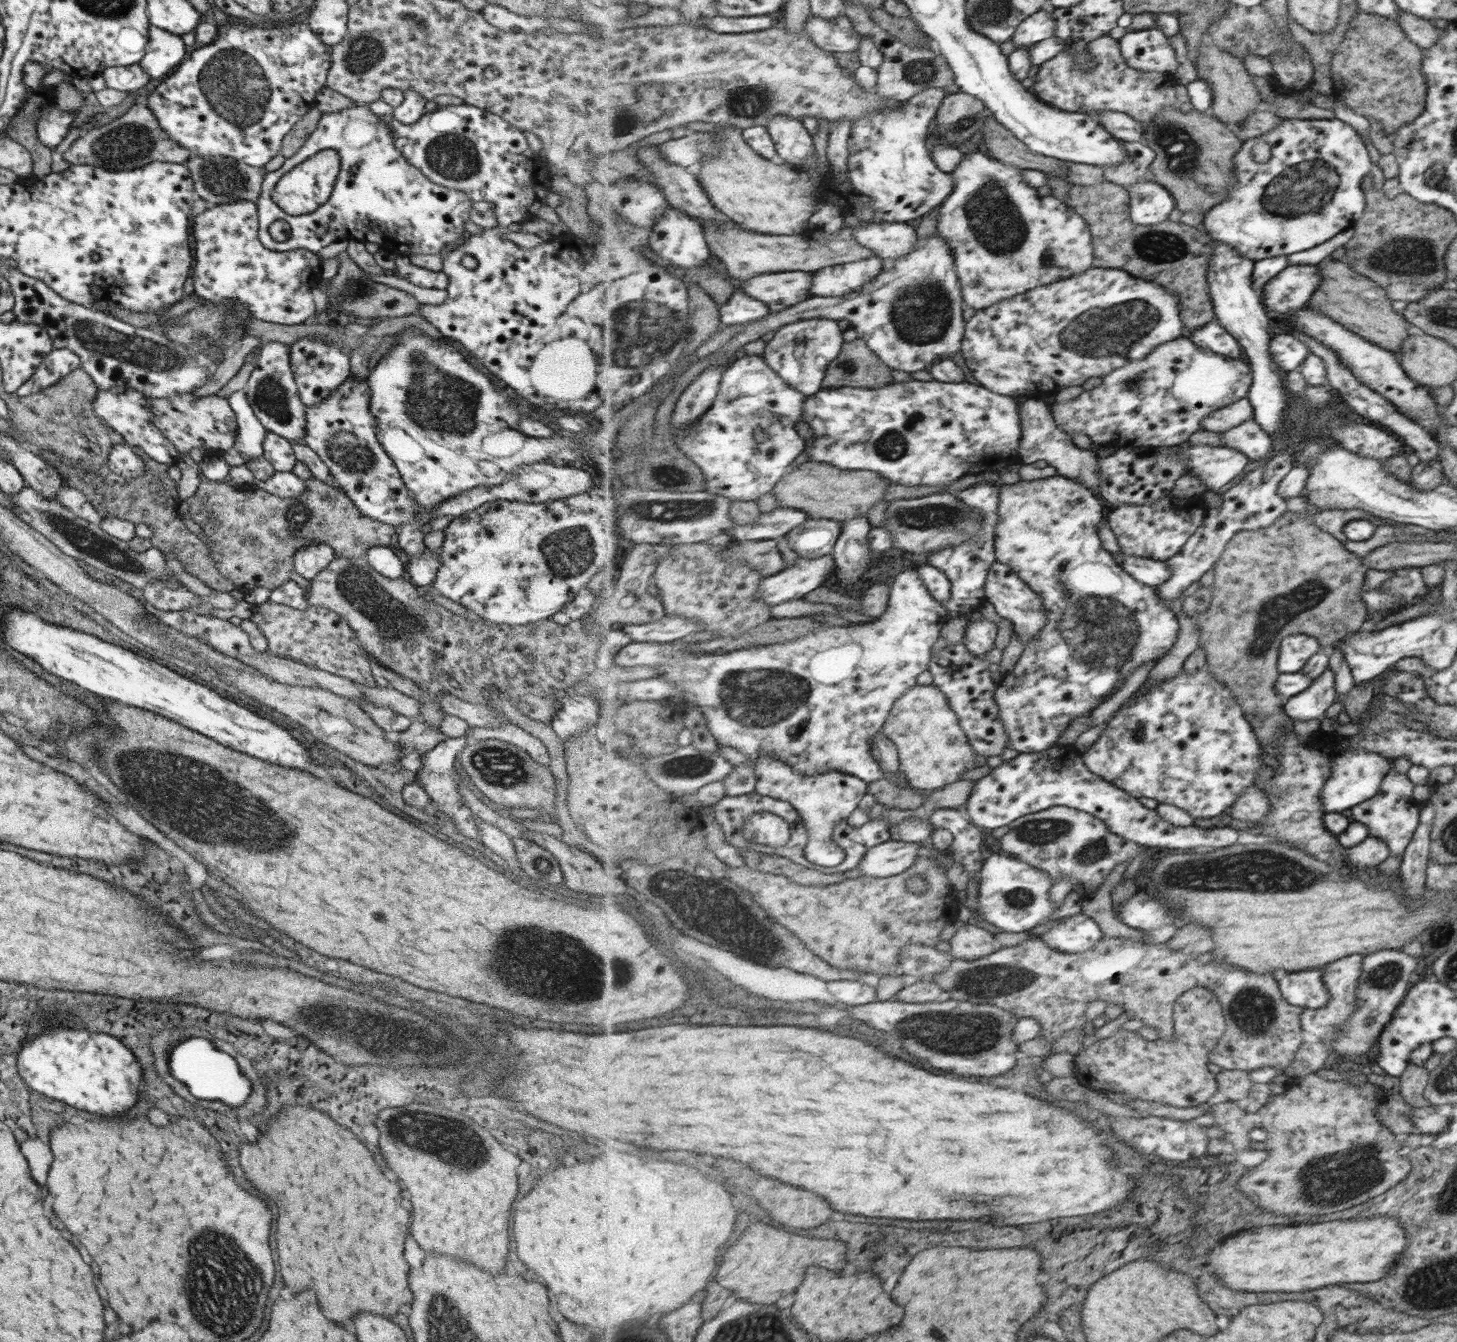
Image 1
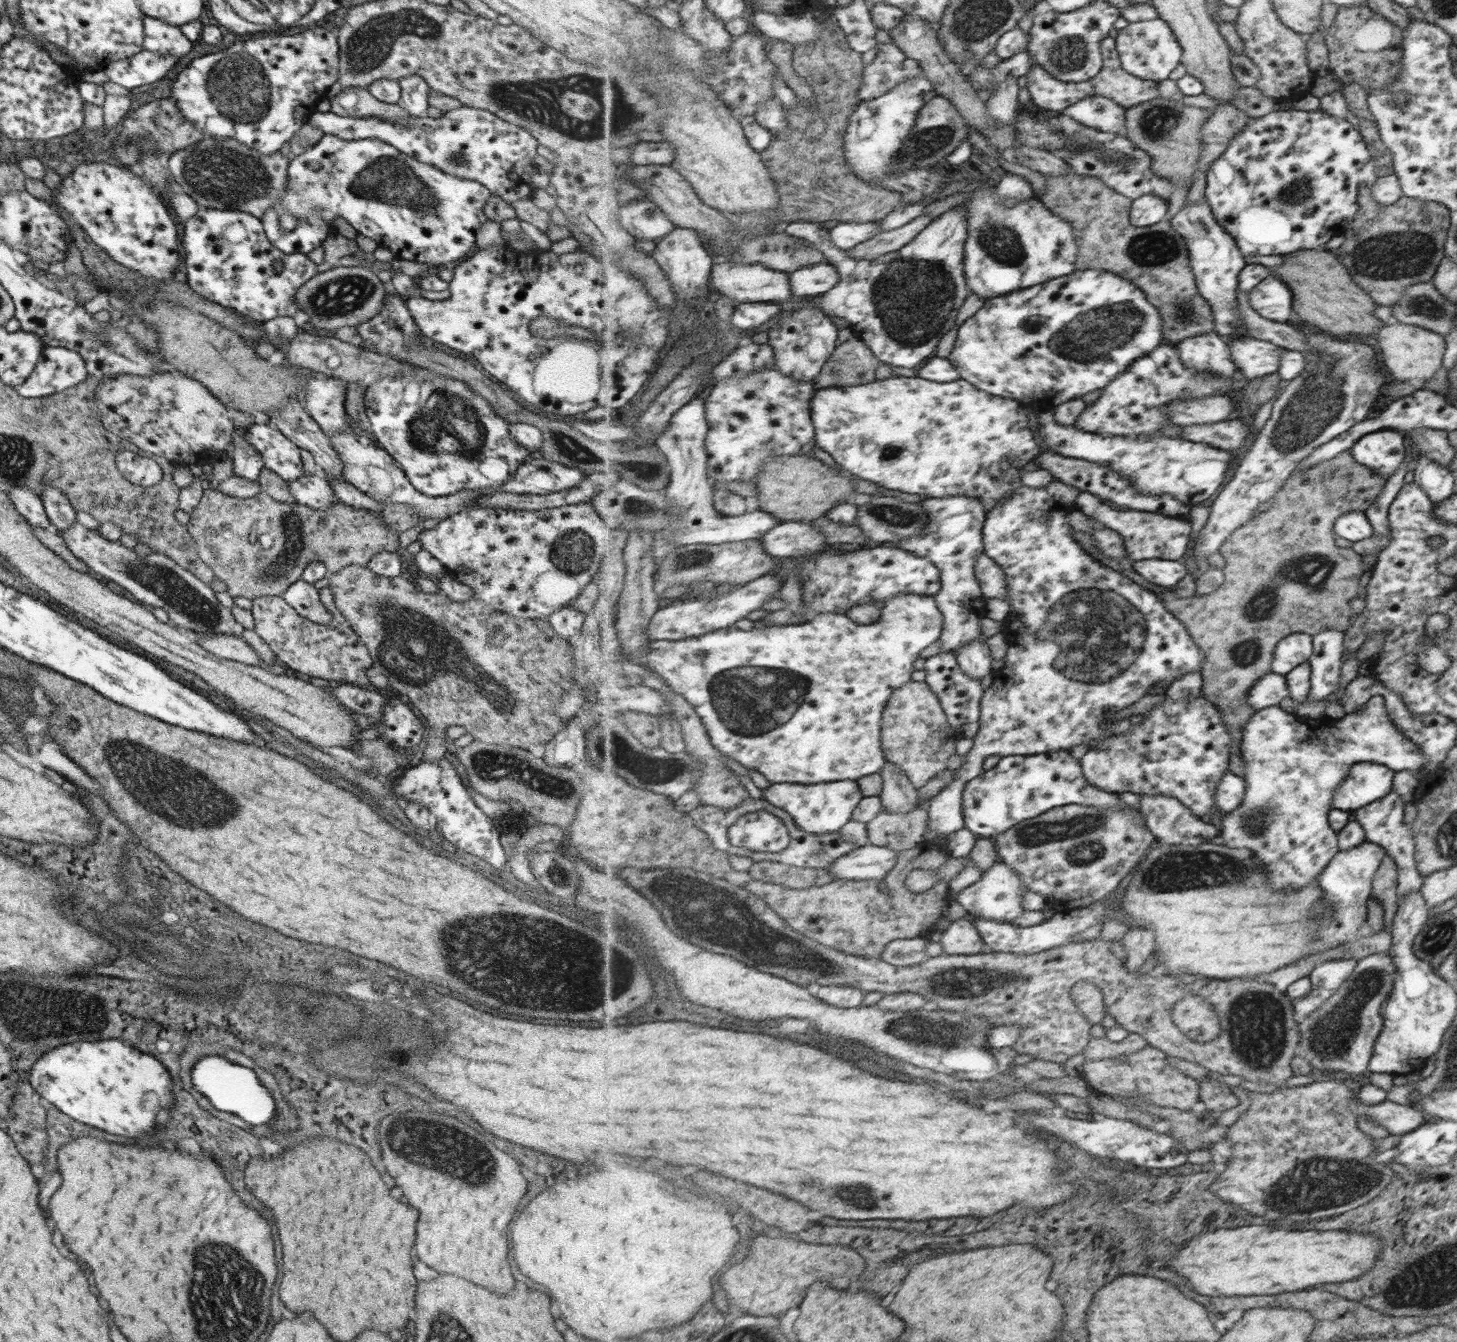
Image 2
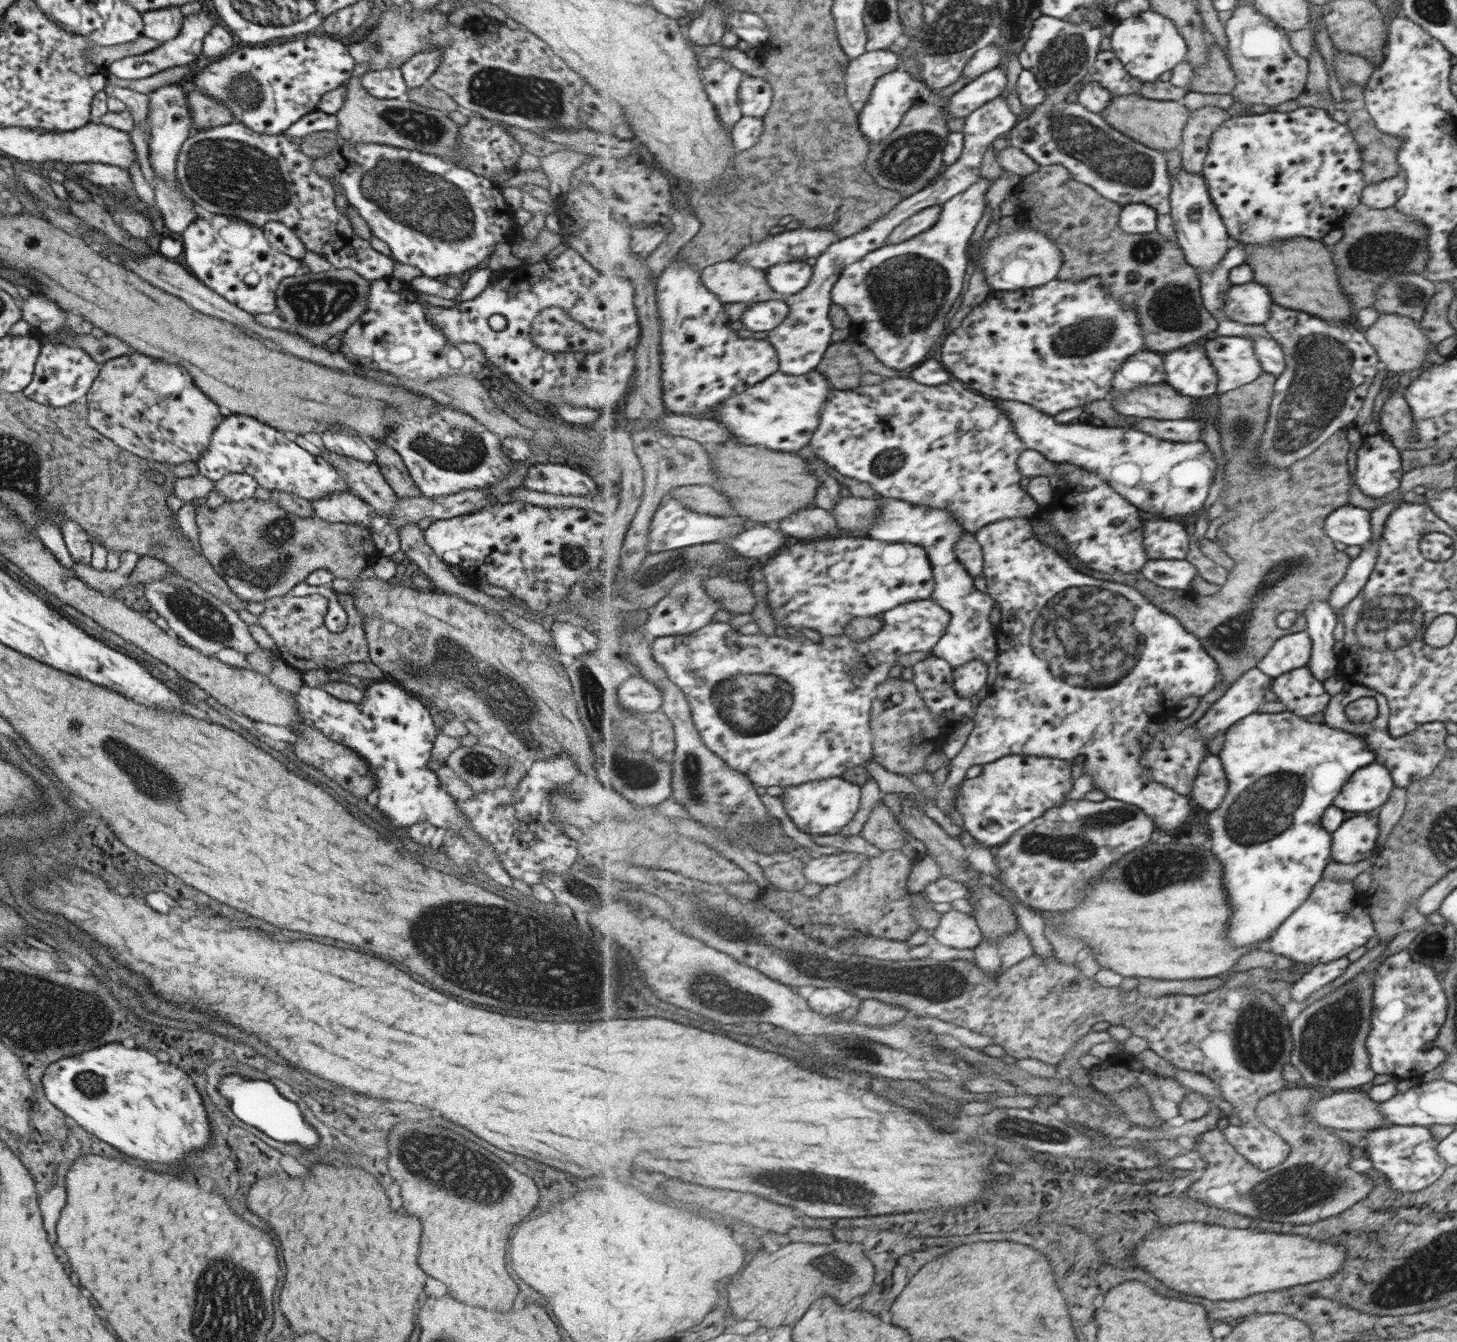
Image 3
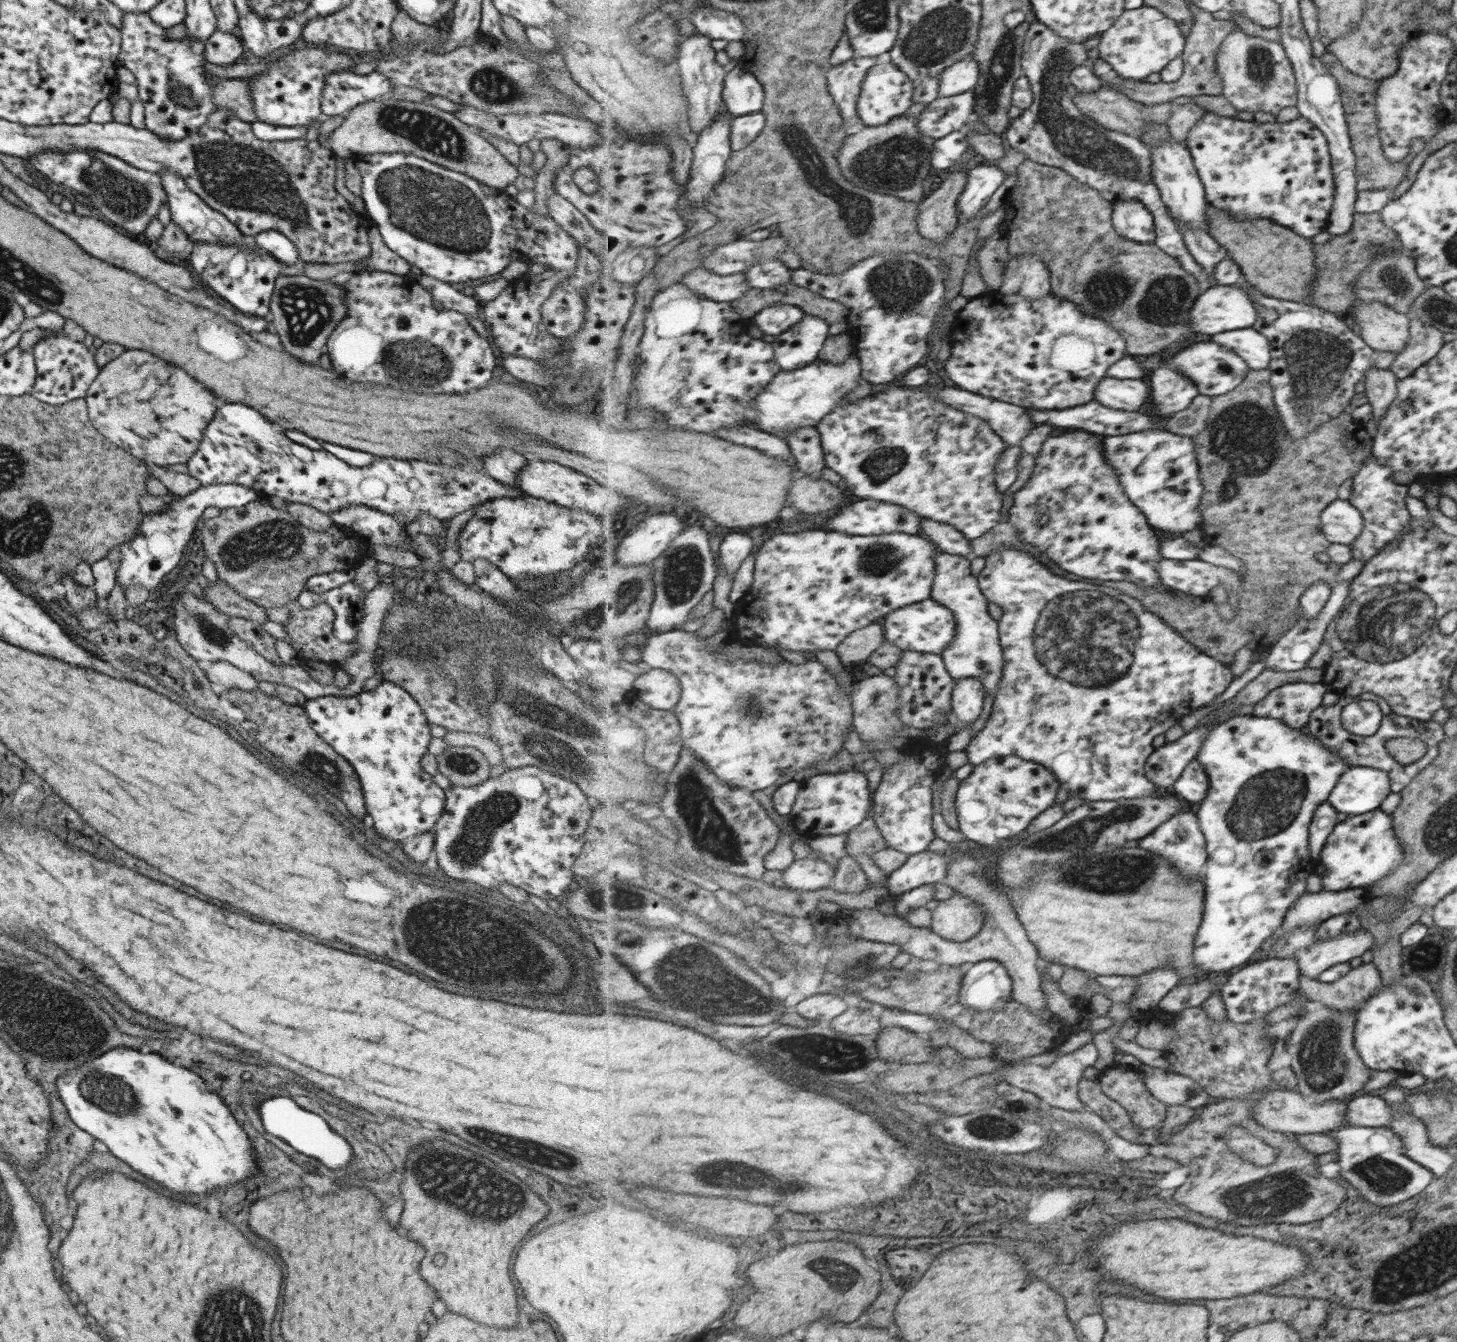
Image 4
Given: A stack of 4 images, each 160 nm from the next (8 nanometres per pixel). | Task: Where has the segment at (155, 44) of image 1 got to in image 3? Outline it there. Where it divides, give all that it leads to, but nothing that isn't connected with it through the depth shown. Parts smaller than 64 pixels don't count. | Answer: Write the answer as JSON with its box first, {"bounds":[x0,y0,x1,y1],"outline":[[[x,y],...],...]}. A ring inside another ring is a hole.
{"bounds":[140,7,182,42],"outline":[[[177,7],[151,10],[140,14],[142,35],[165,42],[175,38],[182,25],[182,15]]]}

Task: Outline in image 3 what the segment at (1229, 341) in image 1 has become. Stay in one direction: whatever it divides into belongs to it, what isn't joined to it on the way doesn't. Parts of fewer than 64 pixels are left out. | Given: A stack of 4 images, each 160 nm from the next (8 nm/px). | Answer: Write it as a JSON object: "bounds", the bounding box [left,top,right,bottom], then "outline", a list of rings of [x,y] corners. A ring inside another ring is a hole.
{"bounds":[1166,342,1219,398],"outline":[[[1193,342],[1169,352],[1166,360],[1166,382],[1179,394],[1200,398],[1218,392],[1219,375],[1204,345]]]}

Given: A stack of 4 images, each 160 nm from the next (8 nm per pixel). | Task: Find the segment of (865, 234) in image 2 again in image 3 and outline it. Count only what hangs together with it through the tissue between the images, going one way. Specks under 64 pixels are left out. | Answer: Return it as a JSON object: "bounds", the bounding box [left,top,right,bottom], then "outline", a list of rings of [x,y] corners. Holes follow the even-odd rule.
{"bounds":[734,226,840,270],"outline":[[[796,226],[781,234],[769,236],[763,242],[749,244],[741,254],[737,254],[734,261],[767,270],[782,263],[797,263],[811,257],[817,259],[829,246],[833,246],[835,242],[839,243],[840,240],[837,233],[828,229],[808,229]]]}

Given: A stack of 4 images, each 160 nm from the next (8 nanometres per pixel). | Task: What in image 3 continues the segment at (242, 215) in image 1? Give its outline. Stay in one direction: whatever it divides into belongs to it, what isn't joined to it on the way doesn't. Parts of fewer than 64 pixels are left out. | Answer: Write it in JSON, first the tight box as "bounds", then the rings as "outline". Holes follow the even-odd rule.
{"bounds":[181,215,303,315],"outline":[[[222,215],[207,220],[195,218],[181,233],[181,246],[185,266],[193,278],[252,315],[276,312],[275,290],[279,282],[287,276],[295,276],[303,264],[272,249],[259,227]]]}

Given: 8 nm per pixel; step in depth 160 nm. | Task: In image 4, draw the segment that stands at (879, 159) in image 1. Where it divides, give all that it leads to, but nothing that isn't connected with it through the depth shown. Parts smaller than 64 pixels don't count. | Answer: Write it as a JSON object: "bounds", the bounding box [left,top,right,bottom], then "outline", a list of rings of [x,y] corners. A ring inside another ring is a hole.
{"bounds":[858,63,914,126],"outline":[[[895,63],[875,65],[867,73],[858,100],[858,113],[865,126],[881,126],[901,117],[914,104],[914,82]]]}

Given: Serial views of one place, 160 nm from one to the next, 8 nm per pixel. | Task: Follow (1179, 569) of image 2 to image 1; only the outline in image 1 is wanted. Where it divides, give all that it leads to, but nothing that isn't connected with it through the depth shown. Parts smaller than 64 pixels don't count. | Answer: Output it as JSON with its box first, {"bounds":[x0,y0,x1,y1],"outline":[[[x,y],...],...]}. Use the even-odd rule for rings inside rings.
{"bounds":[1121,556,1172,587],"outline":[[[1128,556],[1121,565],[1133,578],[1152,587],[1165,584],[1172,575],[1172,568],[1168,560]]]}

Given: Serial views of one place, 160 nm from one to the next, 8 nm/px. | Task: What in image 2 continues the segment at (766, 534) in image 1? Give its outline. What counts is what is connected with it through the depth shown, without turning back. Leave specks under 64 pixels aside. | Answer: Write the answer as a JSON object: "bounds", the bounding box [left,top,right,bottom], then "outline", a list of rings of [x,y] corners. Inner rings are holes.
{"bounds":[656,393,783,546],"outline":[[[699,393],[689,404],[678,410],[670,420],[667,430],[659,436],[656,442],[671,468],[670,483],[665,491],[675,509],[669,513],[680,515],[681,518],[681,529],[669,529],[663,532],[660,538],[680,546],[686,544],[718,545],[744,540],[760,540],[766,532],[783,523],[783,520],[773,516],[770,512],[753,507],[749,512],[737,516],[724,515],[714,507],[715,488],[713,488],[713,482],[708,473],[710,456],[706,449],[706,436],[709,432],[706,419],[707,395],[708,393]]]}

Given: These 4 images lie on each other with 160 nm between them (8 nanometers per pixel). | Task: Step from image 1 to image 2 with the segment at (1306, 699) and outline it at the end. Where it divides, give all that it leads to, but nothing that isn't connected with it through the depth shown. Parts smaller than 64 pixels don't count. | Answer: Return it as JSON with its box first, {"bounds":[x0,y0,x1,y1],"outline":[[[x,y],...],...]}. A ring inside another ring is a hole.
{"bounds":[1307,629,1343,702],"outline":[[[1331,629],[1314,635],[1314,652],[1307,659],[1310,666],[1310,692],[1307,702],[1324,701],[1339,682],[1343,632]]]}

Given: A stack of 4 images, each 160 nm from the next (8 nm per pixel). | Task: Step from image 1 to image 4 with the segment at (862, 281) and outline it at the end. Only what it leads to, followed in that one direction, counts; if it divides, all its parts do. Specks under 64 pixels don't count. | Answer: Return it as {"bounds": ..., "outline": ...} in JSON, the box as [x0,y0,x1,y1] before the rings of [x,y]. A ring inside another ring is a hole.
{"bounds":[743,259,793,289],"outline":[[[773,259],[758,262],[755,266],[745,269],[743,273],[749,278],[751,287],[771,289],[793,283],[793,271],[793,269],[787,268],[781,260]]]}

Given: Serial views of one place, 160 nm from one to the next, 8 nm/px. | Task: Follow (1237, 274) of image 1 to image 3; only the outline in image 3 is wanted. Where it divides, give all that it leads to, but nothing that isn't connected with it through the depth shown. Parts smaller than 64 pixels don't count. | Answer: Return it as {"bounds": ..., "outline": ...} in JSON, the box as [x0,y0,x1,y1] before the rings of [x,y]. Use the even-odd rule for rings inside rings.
{"bounds":[1171,164,1235,271],"outline":[[[1181,164],[1180,171],[1172,177],[1171,191],[1172,218],[1178,234],[1177,243],[1186,255],[1186,260],[1199,271],[1212,271],[1222,264],[1235,245],[1217,205],[1211,198],[1206,178],[1202,174],[1194,175]]]}

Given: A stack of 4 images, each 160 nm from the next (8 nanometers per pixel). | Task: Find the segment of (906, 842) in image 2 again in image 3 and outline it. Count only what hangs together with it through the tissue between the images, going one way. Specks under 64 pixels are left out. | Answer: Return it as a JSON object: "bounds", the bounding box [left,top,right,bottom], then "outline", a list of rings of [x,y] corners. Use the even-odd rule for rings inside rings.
{"bounds":[860,801,908,852],"outline":[[[884,801],[874,808],[860,836],[880,852],[902,850],[908,841],[904,827],[889,811]]]}

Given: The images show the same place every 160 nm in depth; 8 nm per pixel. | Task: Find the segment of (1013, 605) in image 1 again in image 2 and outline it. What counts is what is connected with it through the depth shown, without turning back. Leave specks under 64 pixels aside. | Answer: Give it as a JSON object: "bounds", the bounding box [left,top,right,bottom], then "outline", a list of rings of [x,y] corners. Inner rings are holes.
{"bounds":[977,553,1008,600],"outline":[[[986,553],[978,556],[977,577],[987,598],[1008,600],[1006,572]]]}

